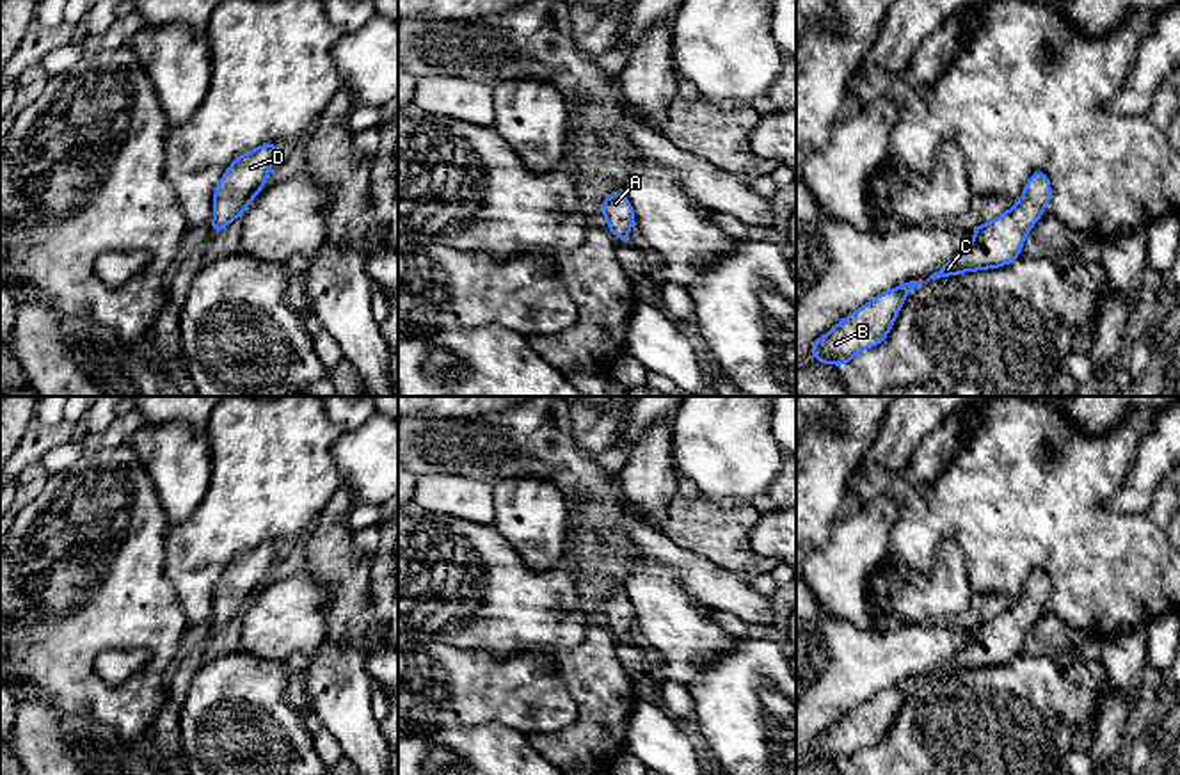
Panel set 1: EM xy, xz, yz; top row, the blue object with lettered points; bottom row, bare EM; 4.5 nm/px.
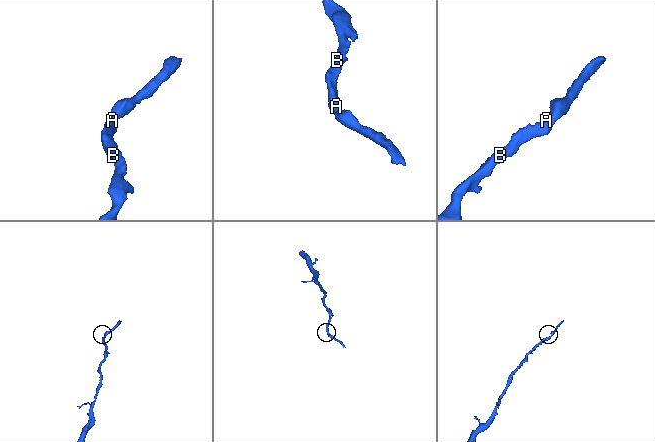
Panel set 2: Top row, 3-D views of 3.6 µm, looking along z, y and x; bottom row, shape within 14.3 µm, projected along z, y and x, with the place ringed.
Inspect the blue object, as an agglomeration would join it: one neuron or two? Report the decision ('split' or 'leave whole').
leave whole

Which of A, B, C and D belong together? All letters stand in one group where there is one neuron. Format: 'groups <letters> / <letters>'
groups A B C D

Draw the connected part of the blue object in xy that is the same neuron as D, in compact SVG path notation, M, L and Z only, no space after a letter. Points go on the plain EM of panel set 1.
M275 540L263 542L233 558L215 583L211 631L220 631L242 615L249 601L267 585L268 569L279 560Z

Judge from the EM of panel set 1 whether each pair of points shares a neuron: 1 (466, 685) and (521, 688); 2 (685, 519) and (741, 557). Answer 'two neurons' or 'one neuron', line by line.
1: one neuron
2: one neuron

